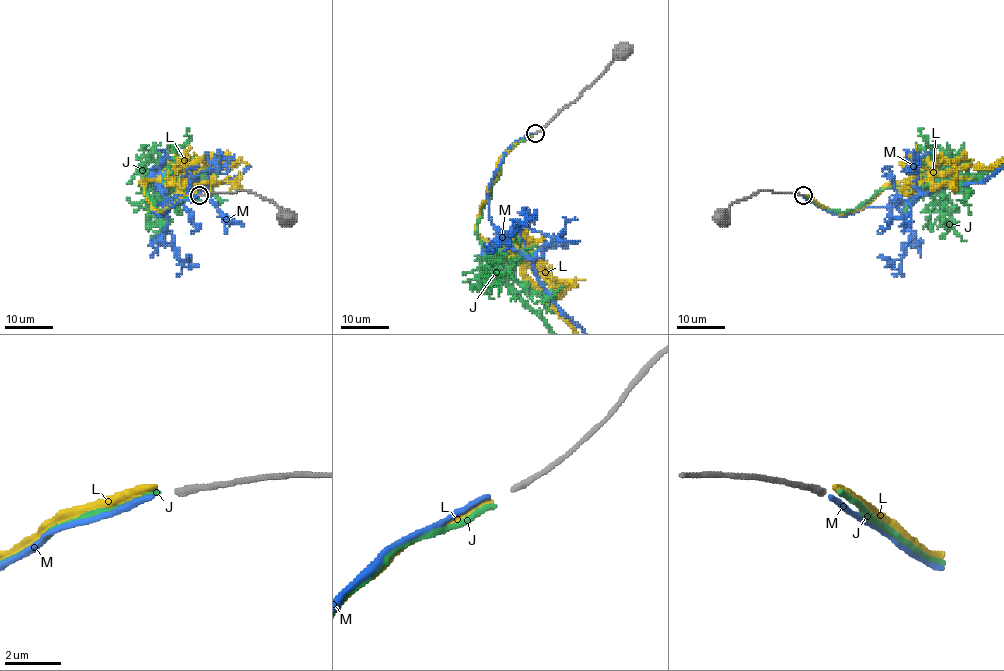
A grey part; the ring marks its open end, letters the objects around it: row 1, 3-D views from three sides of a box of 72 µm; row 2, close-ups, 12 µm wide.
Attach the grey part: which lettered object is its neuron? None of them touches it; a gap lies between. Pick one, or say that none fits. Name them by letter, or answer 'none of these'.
M

